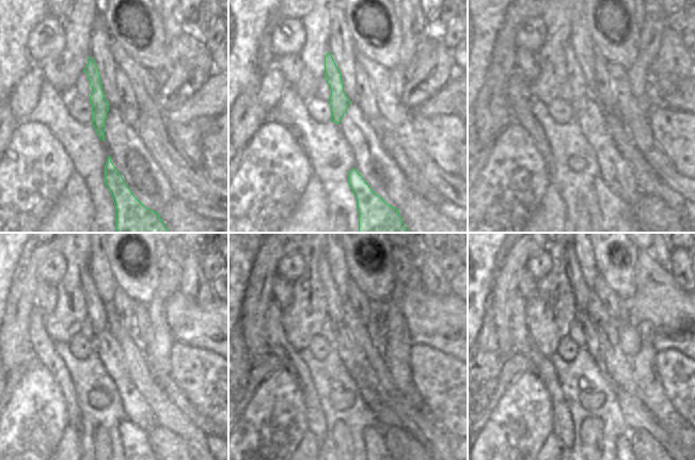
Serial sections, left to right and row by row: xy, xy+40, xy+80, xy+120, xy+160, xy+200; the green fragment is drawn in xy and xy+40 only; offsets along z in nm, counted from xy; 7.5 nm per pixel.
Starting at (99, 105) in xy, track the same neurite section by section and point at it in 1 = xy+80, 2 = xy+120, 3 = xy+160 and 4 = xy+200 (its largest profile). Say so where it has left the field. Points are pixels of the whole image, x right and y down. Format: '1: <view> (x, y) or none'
1: xy+80 (574, 76)
2: xy+120 (96, 314)
3: xy+160 (334, 302)
4: xy+200 (578, 284)

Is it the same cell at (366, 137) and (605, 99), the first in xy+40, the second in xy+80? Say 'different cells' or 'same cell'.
different cells

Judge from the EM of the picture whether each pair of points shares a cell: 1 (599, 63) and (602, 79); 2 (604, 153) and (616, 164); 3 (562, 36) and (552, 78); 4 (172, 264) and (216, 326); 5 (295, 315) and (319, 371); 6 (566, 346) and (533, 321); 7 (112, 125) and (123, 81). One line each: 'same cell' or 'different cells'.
1: same cell
2: same cell
3: same cell
4: different cells
5: different cells
6: different cells
7: different cells

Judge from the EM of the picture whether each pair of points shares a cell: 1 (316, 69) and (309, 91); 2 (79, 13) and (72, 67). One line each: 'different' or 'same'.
1: same
2: same

